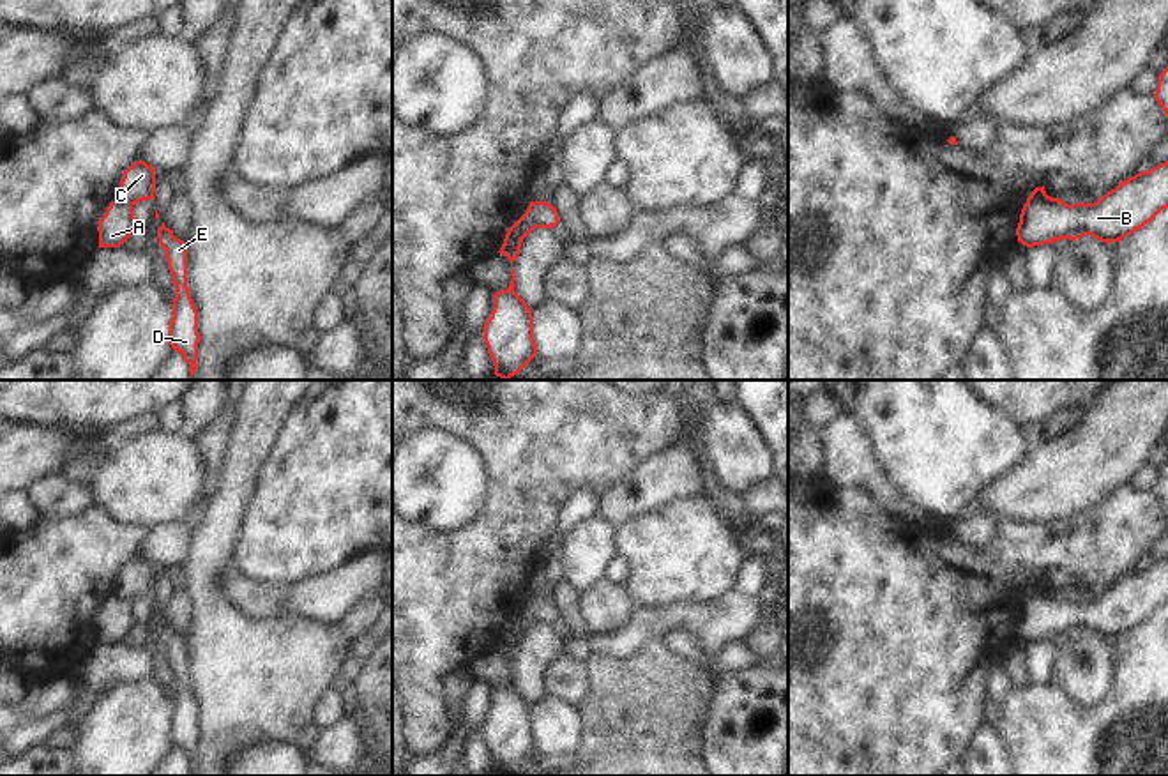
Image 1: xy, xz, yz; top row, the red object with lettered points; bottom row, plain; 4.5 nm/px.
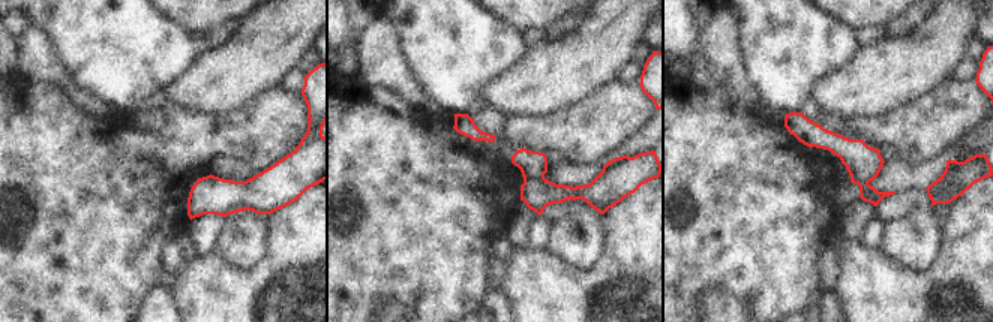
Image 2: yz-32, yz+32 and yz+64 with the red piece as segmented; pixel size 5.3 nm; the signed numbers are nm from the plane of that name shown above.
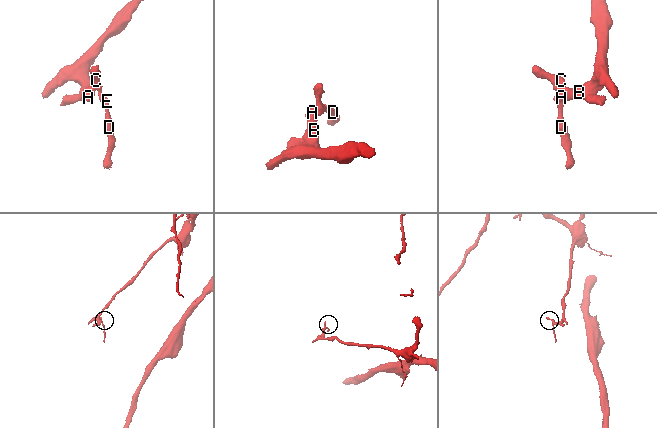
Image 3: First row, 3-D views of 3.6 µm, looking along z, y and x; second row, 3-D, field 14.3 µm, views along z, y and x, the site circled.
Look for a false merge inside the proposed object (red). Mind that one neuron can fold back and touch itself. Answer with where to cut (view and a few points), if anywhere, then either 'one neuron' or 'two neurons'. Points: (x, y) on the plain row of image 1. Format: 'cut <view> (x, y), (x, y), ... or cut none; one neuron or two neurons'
cut yz (1046, 591), (1027, 598); two neurons

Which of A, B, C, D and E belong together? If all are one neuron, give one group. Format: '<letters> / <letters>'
A B / C D E

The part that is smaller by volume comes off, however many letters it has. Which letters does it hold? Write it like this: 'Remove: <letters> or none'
Remove: C, D, E

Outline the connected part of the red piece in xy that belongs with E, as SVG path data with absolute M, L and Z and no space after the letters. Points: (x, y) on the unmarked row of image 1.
M164 619L157 624L157 635L166 647L168 665L175 681L170 741L182 749L193 772L196 767L200 730L198 707L187 684L187 643L184 636L177 635L171 626L164 622Z

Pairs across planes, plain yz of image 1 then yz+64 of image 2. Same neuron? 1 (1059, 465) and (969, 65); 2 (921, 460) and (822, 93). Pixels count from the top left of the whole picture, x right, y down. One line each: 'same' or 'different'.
1: different
2: different

